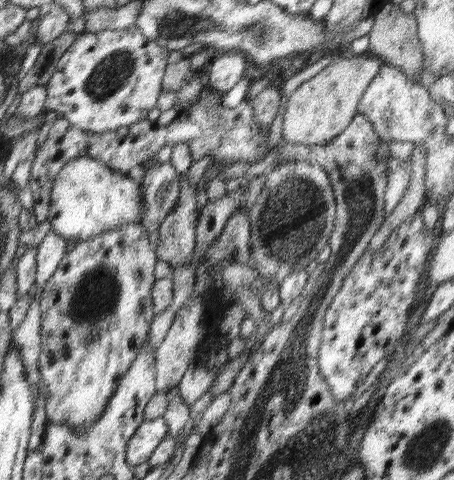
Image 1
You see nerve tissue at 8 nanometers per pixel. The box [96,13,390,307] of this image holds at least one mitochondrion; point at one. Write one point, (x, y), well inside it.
(289, 220)

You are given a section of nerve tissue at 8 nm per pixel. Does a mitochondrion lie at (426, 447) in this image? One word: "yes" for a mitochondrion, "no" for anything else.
yes

